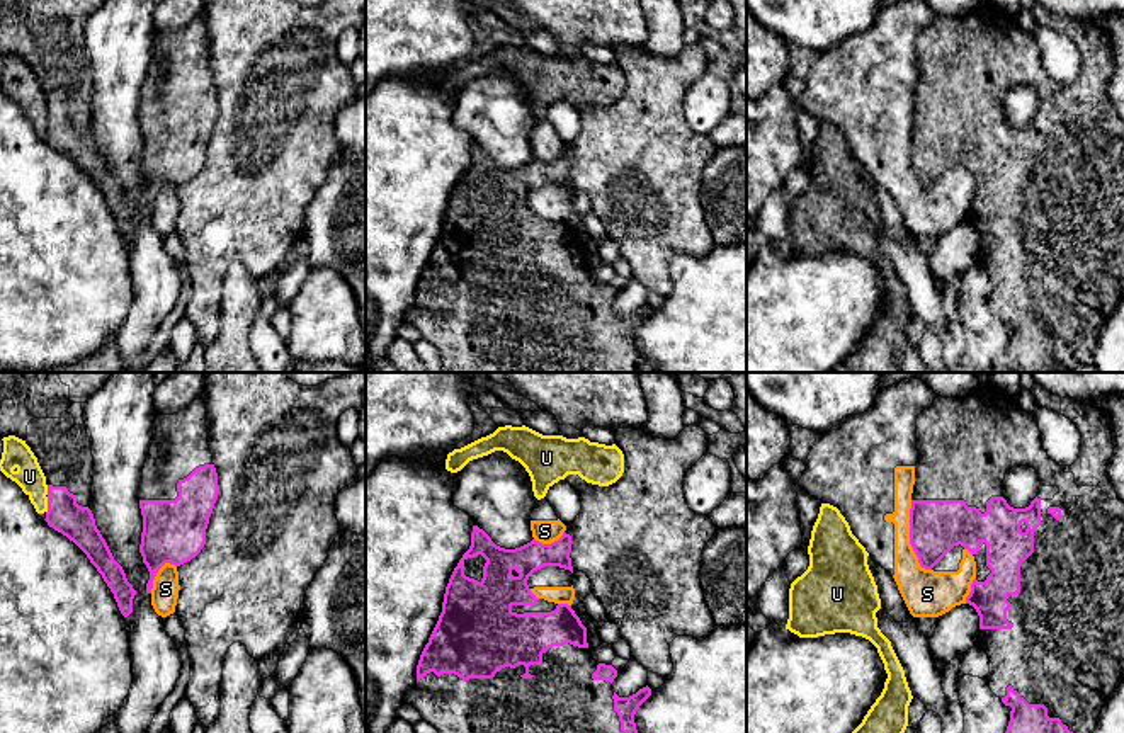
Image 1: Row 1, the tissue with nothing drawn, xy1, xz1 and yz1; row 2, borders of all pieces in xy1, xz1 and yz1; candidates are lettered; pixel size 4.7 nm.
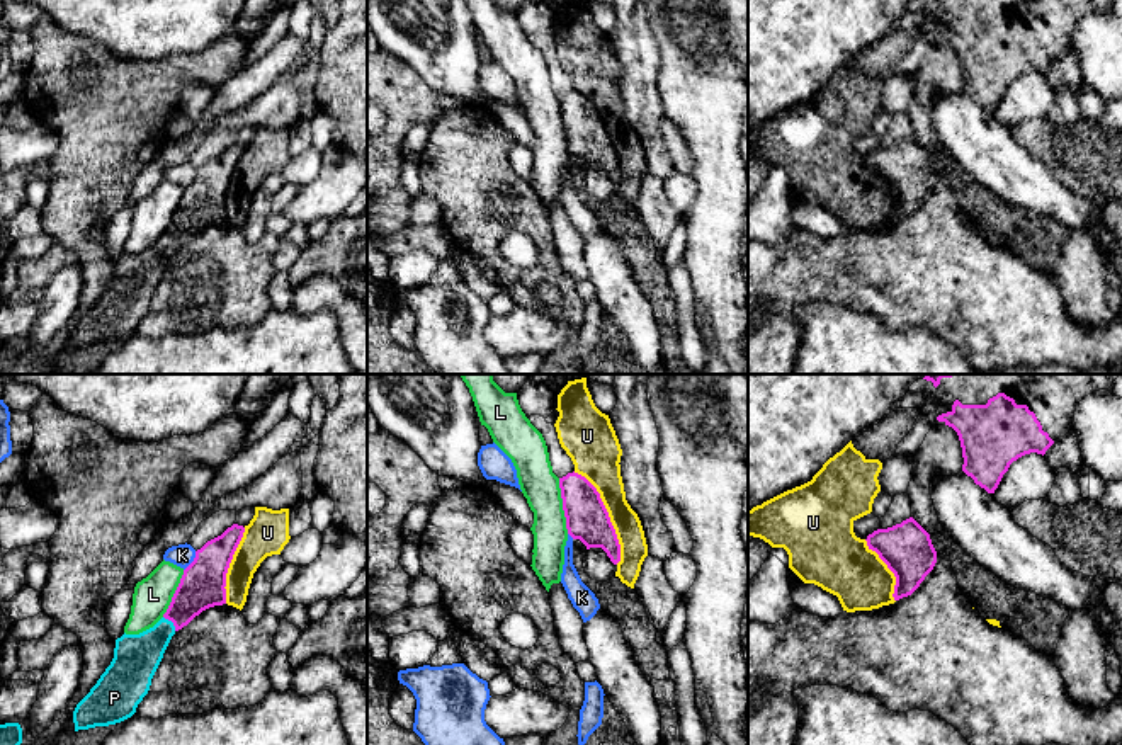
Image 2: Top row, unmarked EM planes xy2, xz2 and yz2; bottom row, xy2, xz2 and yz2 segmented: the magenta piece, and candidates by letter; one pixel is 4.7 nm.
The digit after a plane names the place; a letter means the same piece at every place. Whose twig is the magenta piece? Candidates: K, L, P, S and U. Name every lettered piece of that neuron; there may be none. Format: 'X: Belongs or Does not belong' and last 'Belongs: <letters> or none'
K: Does not belong
L: Does not belong
P: Belongs
S: Does not belong
U: Does not belong
Belongs: P

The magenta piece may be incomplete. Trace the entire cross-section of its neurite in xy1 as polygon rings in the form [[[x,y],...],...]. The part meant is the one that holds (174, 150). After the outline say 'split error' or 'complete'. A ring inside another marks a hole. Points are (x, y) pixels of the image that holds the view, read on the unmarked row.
[[[197,17],[179,32],[155,34],[153,63],[138,111],[143,134],[139,172],[150,190],[146,213],[165,182],[180,185],[201,172],[218,112],[206,20]]]; split error

